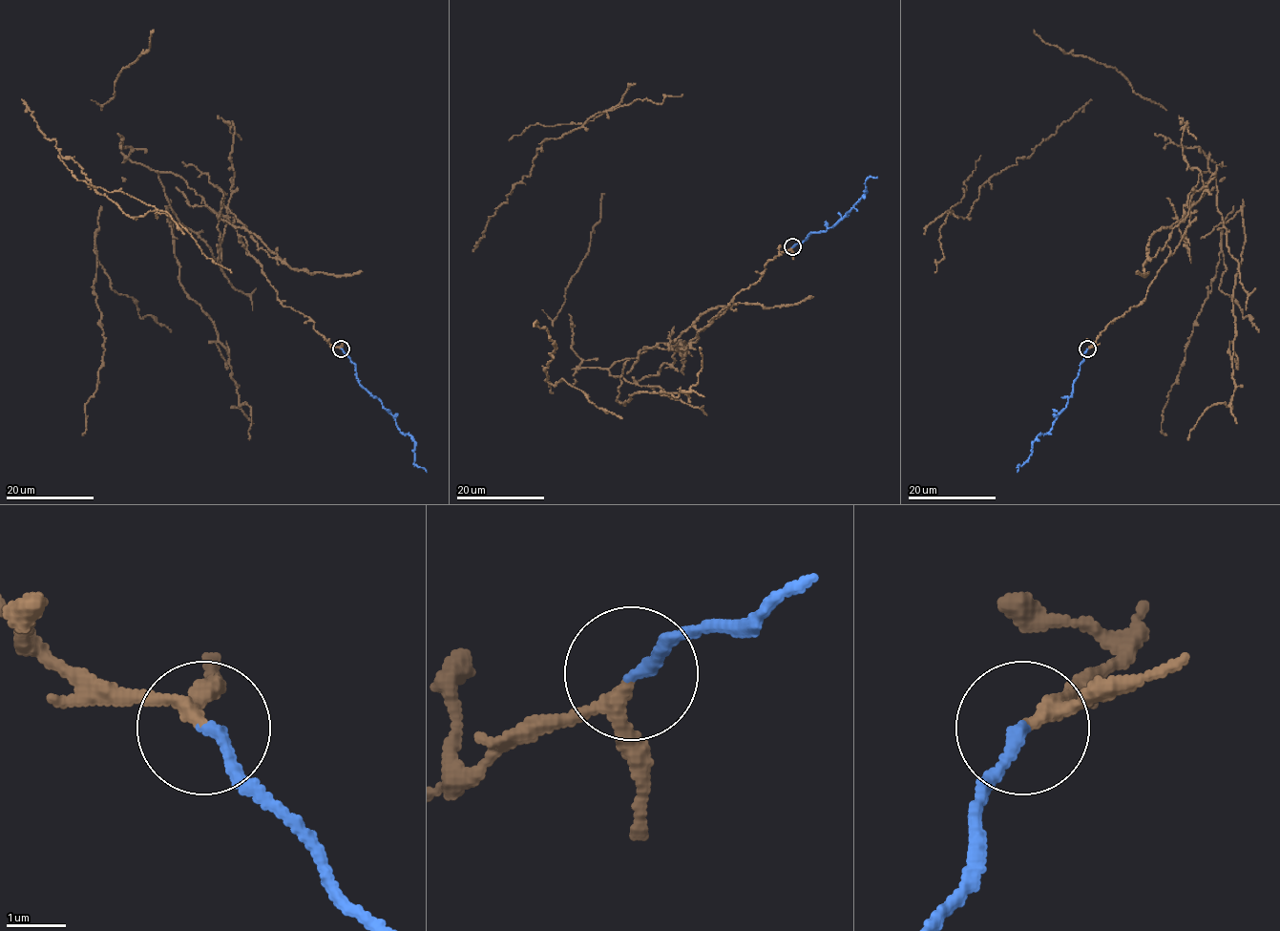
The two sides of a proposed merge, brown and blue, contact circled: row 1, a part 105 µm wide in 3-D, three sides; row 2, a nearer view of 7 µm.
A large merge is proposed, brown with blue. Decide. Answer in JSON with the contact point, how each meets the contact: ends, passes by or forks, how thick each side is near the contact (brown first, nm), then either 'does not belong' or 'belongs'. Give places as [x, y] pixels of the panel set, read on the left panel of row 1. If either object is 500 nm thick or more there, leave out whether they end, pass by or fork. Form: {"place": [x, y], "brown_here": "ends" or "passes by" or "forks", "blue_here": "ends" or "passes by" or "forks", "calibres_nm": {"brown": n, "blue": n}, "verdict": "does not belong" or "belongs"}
{"place": [341, 349], "brown_here": "passes by", "blue_here": "ends", "calibres_nm": {"brown": 190, "blue": 200}, "verdict": "does not belong"}

